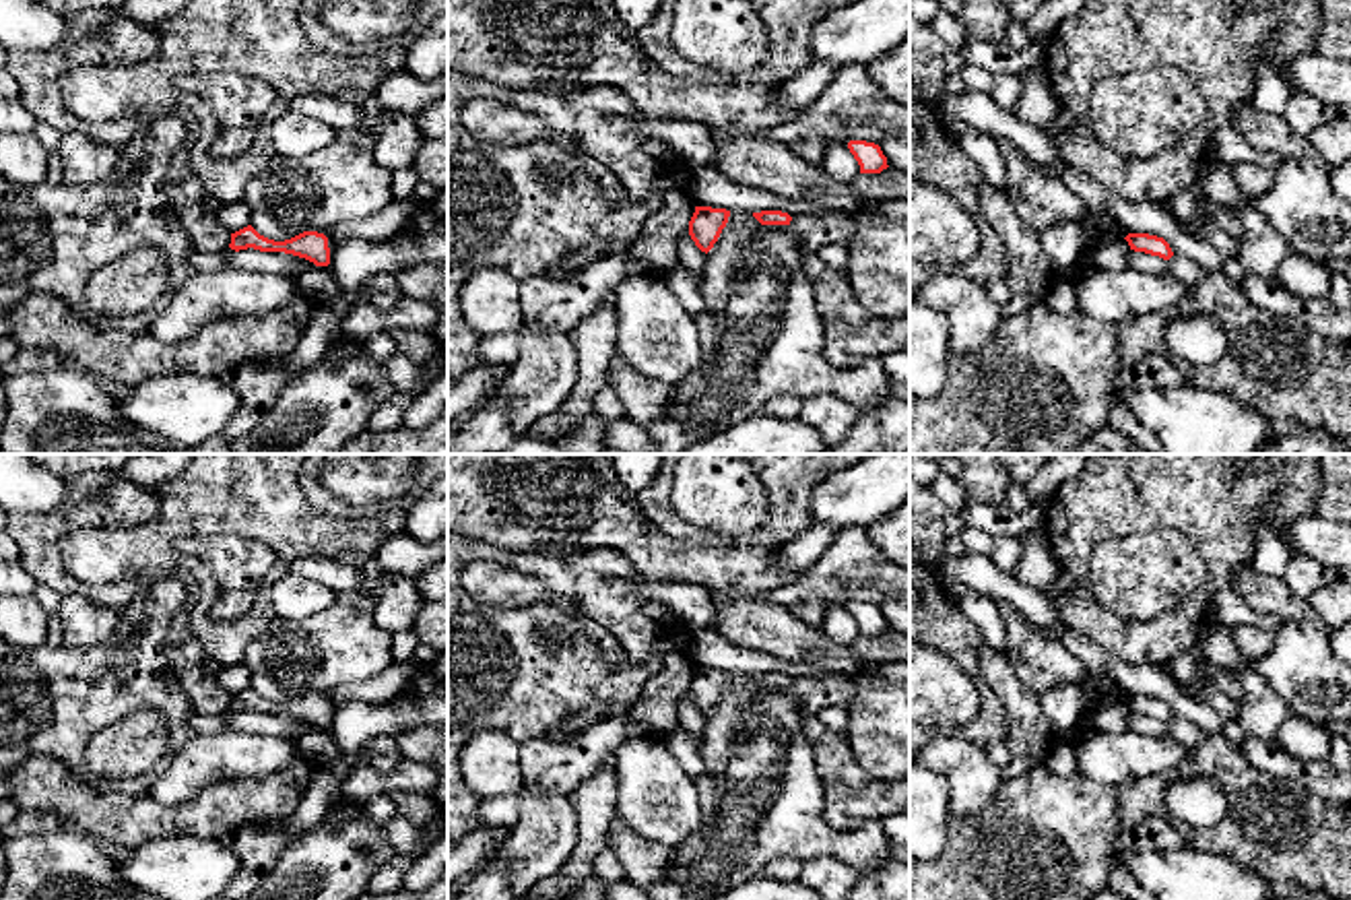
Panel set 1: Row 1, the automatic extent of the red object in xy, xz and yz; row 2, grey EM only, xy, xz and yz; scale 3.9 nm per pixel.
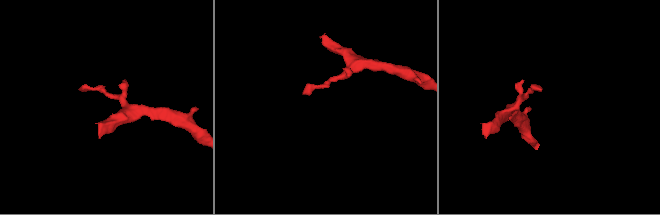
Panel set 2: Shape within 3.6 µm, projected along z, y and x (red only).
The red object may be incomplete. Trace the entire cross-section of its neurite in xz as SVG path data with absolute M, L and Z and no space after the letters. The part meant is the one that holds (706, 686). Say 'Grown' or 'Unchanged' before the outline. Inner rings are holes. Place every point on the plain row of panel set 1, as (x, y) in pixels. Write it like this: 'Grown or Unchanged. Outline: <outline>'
Unchanged. Outline: M695 669L695 675L689 683L689 698L701 714L710 714L718 704L722 692L726 689L730 673Z

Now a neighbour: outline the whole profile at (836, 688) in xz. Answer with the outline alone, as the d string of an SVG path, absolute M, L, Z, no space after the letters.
M827 671L821 679L794 677L790 683L792 694L802 702L809 714L823 708L848 704L856 687L856 671Z

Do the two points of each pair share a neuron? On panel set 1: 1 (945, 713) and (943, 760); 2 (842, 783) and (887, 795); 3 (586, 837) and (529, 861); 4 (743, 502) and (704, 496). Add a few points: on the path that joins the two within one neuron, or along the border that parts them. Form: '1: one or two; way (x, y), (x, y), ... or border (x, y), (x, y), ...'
1: two; border (937, 729), (953, 733)
2: one; way (852, 793), (877, 795)
3: two; border (572, 795), (576, 847), (555, 874)
4: one; way (733, 502), (725, 496), (714, 496)

